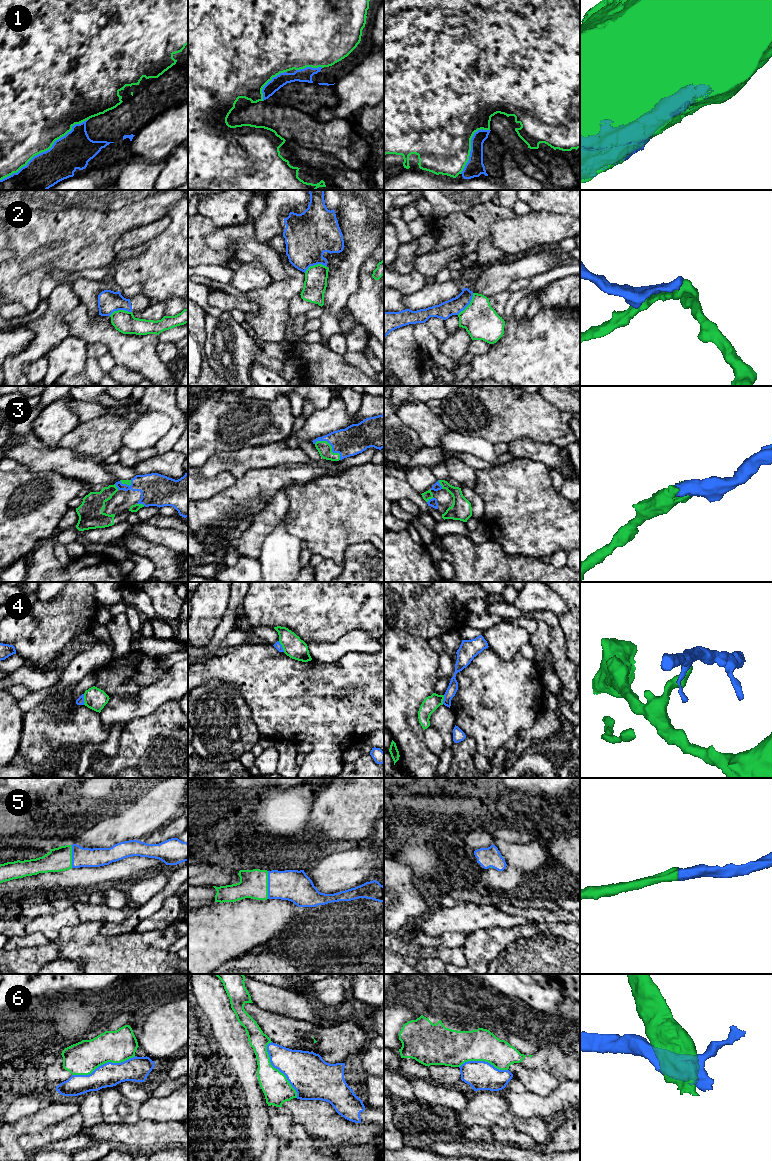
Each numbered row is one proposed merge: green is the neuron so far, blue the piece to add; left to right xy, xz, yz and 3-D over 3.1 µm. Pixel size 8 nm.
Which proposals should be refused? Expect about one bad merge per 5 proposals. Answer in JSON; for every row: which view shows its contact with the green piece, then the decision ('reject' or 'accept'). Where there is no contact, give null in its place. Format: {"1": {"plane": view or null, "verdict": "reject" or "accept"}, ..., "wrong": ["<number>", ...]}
{"1": {"plane": "xy", "verdict": "reject"}, "2": {"plane": "xz", "verdict": "reject"}, "3": {"plane": "xz", "verdict": "accept"}, "4": {"plane": "xy", "verdict": "reject"}, "5": {"plane": "xz", "verdict": "accept"}, "6": {"plane": "xy", "verdict": "reject"}, "wrong": ["1", "2", "4", "6"]}

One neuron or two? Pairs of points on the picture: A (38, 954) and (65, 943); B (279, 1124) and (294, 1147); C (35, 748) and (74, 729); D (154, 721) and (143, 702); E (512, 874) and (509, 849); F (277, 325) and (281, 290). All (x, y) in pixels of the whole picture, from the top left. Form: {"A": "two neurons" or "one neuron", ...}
{"A": "one neuron", "B": "one neuron", "C": "one neuron", "D": "two neurons", "E": "two neurons", "F": "one neuron"}

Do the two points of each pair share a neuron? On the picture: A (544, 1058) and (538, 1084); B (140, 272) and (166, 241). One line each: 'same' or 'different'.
A: different
B: same

